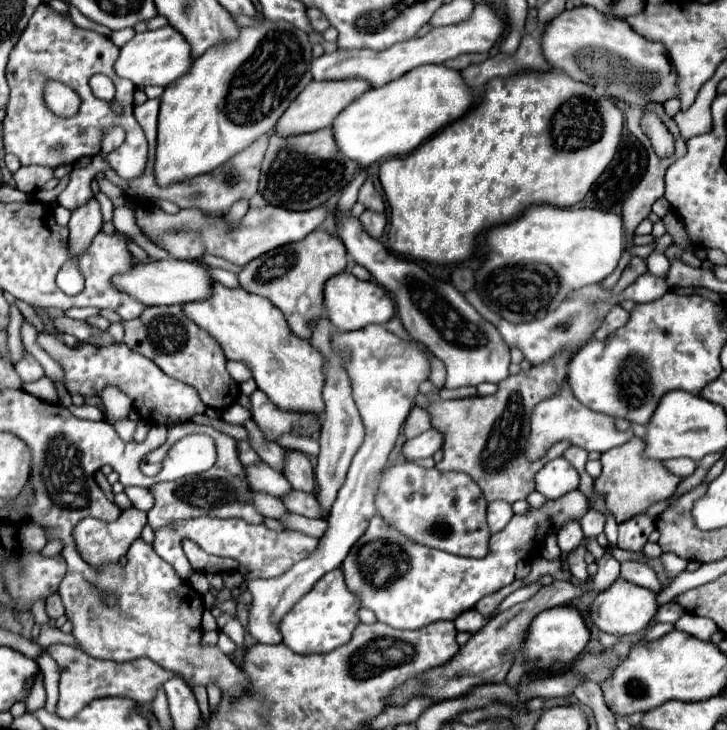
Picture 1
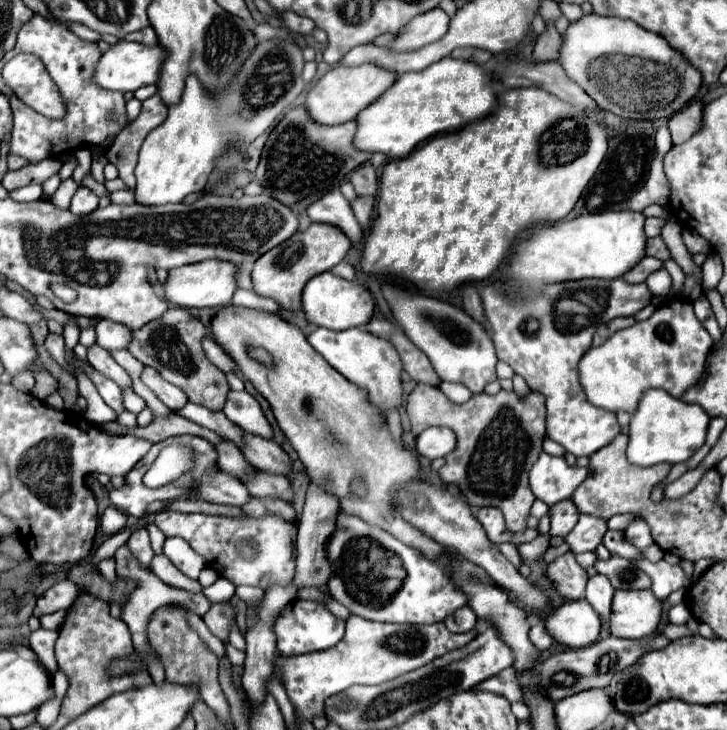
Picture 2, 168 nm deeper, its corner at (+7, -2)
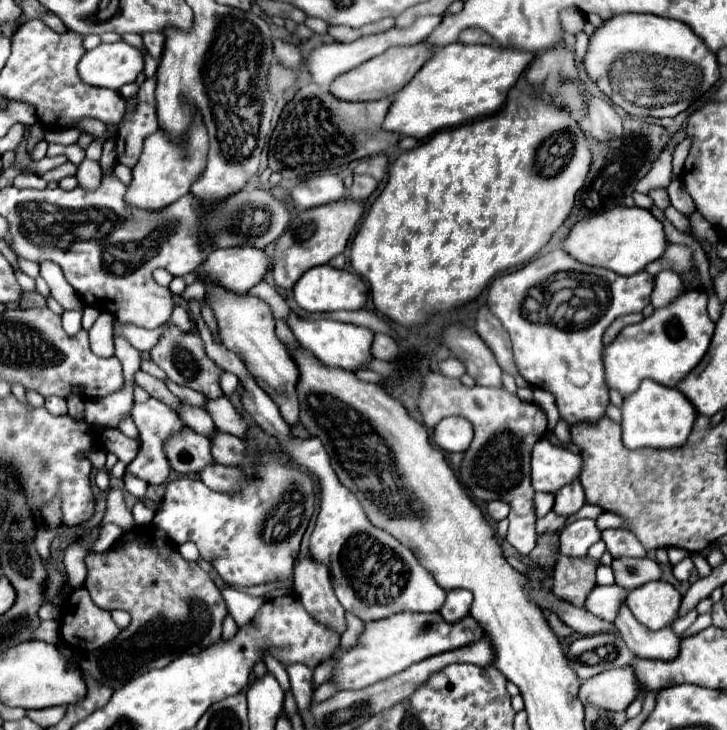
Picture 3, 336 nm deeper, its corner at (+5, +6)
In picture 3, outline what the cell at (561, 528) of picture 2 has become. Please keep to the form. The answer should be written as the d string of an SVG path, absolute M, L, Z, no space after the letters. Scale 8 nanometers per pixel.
M579 479L571 481L571 485L565 485L555 493L555 505L553 511L559 515L575 515L585 505L585 491L579 483Z

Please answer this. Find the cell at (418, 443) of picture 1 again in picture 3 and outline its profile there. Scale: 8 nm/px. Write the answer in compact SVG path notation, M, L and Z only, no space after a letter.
M447 417L435 427L435 443L445 451L467 451L473 429L465 417Z

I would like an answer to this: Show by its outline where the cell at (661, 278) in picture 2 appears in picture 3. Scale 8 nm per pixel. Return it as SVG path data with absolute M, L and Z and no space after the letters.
M663 271L655 277L655 289L651 295L651 305L655 309L667 307L673 299L677 299L683 293L685 293L685 285L683 285L681 277L673 271Z

